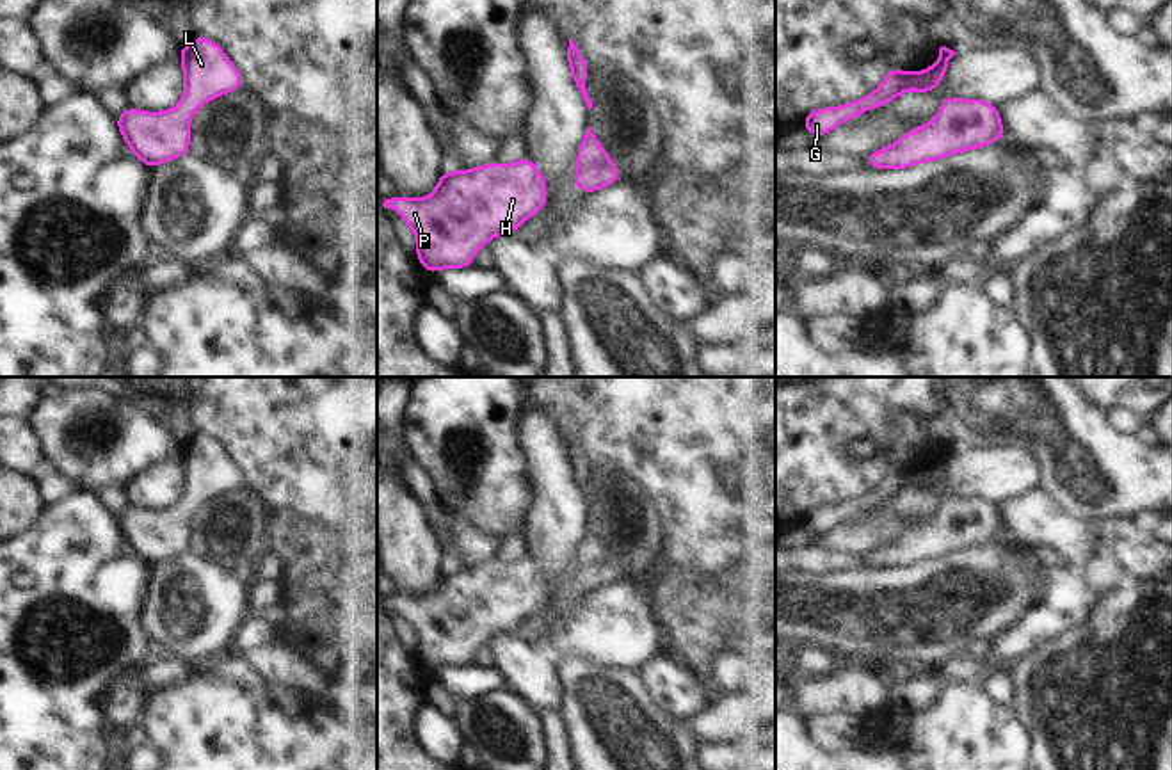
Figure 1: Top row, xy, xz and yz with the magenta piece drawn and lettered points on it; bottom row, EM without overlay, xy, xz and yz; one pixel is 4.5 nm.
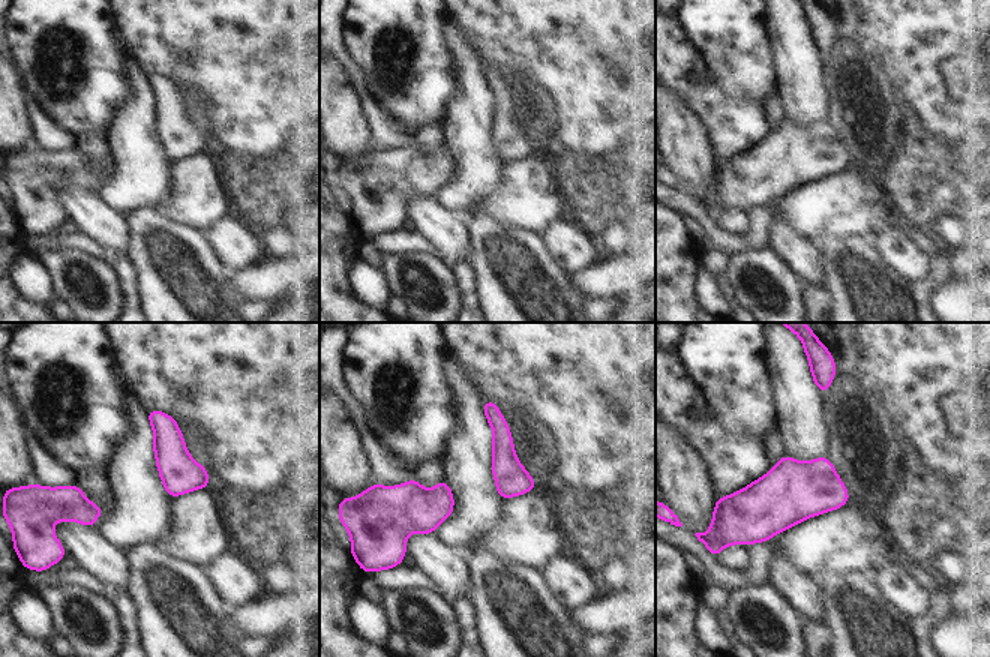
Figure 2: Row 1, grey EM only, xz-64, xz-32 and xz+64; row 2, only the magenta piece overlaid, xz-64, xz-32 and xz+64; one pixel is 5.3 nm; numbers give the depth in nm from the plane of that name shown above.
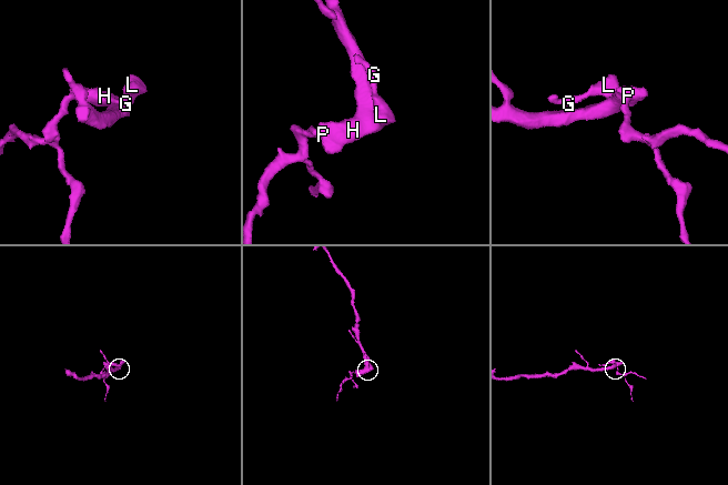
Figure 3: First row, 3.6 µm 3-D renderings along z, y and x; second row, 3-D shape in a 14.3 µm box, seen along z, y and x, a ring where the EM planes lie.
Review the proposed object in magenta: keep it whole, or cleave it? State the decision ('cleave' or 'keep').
keep

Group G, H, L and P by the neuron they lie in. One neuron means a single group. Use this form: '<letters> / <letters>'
G H L P

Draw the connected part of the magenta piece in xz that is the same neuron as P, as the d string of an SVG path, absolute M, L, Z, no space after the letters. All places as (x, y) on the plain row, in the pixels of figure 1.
M526 555L507 564L477 564L464 571L446 567L427 596L384 598L395 606L418 638L416 658L432 674L441 667L468 667L473 654L493 635L514 633L518 624L544 608L548 587L539 565Z

